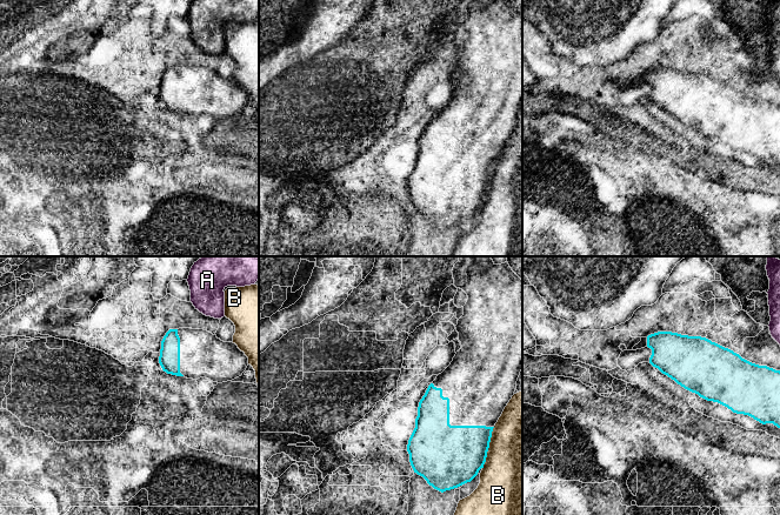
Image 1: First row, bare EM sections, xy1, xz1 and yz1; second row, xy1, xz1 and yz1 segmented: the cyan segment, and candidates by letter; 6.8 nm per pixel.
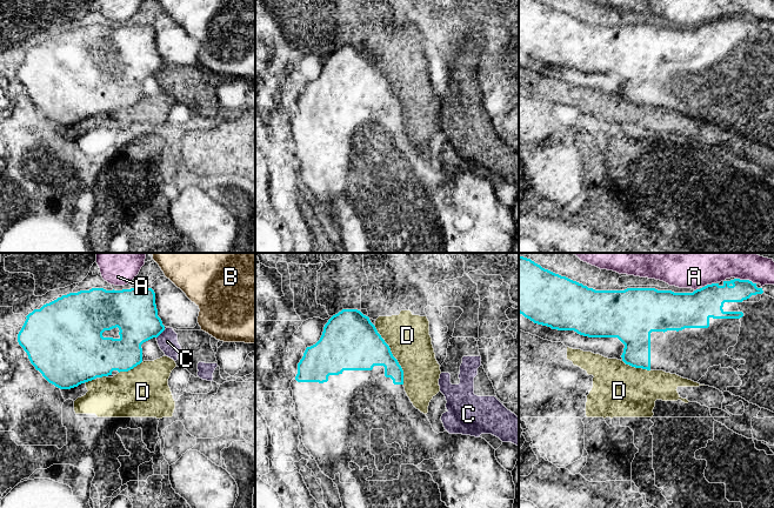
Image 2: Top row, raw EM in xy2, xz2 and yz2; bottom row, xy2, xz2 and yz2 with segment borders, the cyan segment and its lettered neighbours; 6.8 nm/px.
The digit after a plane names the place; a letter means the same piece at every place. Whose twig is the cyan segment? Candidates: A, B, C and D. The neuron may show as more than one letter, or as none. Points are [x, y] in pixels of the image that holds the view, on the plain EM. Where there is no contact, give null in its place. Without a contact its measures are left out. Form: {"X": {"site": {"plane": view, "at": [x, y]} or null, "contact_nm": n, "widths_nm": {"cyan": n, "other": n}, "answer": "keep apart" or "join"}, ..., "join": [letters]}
{"A": {"site": {"plane": "yz2", "at": [746, 17]}, "contact_nm": 150, "widths_nm": {"cyan": 160, "other": 140}, "answer": "keep apart"}, "B": {"site": {"plane": "xz1", "at": [488, 184]}, "contact_nm": 300, "widths_nm": {"cyan": 400, "other": 480}, "answer": "keep apart"}, "C": {"site": {"plane": "xy2", "at": [160, 69]}, "contact_nm": 90, "widths_nm": {"cyan": 300, "other": 140}, "answer": "keep apart"}, "D": {"site": {"plane": "xz2", "at": [392, 92]}, "contact_nm": 440, "widths_nm": {"cyan": 340, "other": 300}, "answer": "keep apart"}, "join": []}

